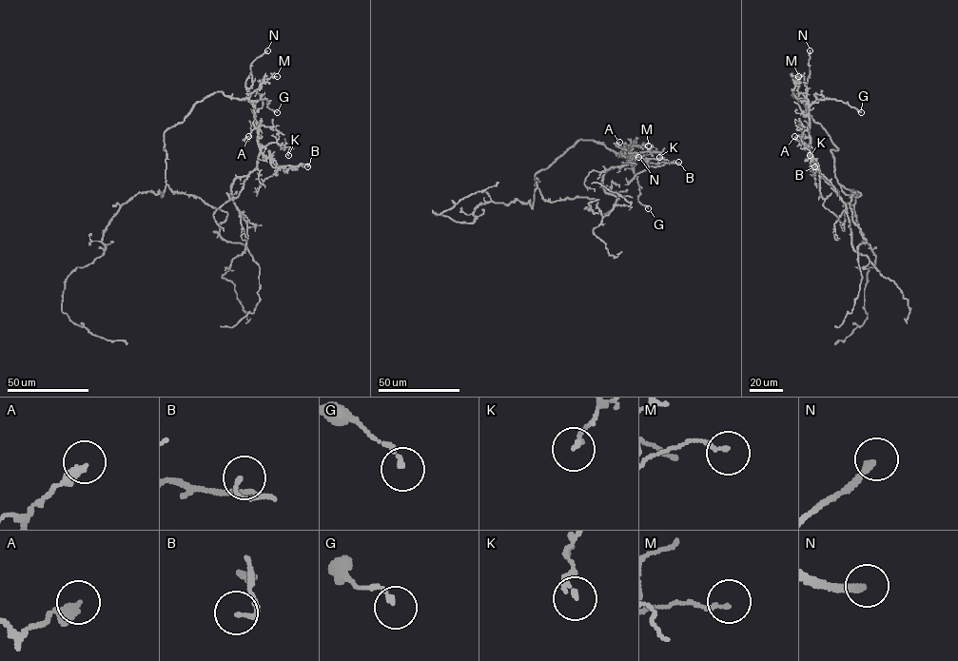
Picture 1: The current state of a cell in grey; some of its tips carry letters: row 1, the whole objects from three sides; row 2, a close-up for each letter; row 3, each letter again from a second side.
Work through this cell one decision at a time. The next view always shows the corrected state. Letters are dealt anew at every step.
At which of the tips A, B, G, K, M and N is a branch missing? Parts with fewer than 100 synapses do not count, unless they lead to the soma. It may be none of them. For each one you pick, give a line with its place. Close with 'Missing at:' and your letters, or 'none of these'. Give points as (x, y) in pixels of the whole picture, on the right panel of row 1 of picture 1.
N: place (810, 50)
Missing at: N

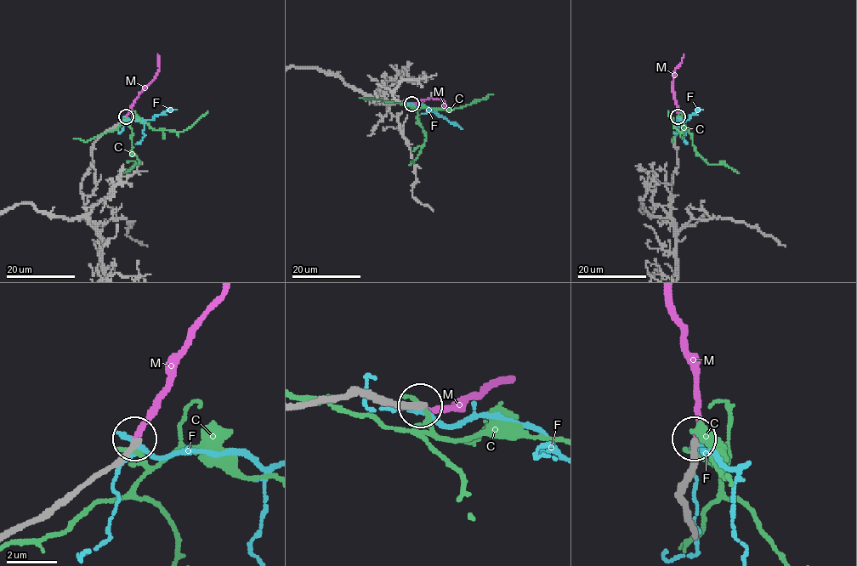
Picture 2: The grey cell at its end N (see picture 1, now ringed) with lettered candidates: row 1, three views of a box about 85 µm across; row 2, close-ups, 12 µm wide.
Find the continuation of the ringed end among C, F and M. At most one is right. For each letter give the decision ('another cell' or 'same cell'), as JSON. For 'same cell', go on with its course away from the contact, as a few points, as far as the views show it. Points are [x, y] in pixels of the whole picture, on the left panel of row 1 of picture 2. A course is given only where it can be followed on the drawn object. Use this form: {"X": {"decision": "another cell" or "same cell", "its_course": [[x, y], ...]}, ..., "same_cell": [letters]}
{"C": {"decision": "another cell"}, "F": {"decision": "another cell"}, "M": {"decision": "same cell", "its_course": [[126, 116], [130, 106], [155, 76], [159, 68], [158, 54]]}, "same_cell": ["M"]}

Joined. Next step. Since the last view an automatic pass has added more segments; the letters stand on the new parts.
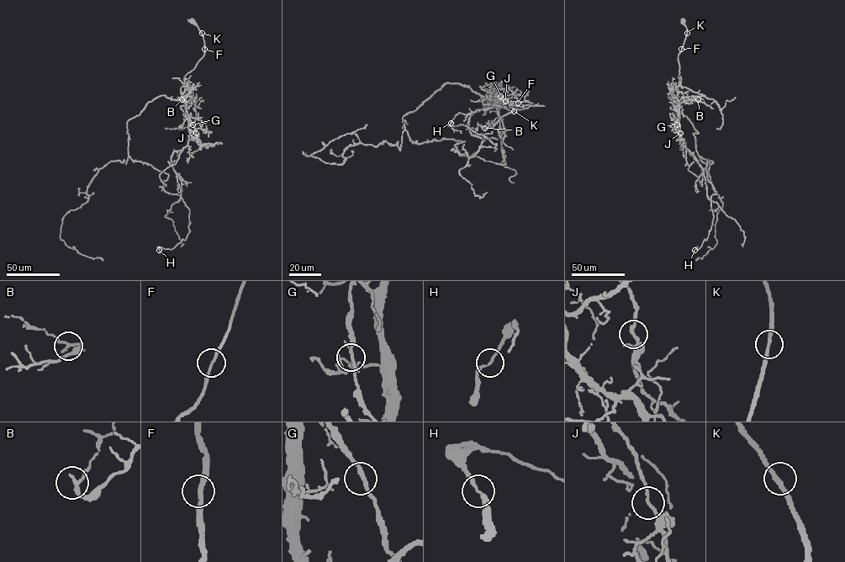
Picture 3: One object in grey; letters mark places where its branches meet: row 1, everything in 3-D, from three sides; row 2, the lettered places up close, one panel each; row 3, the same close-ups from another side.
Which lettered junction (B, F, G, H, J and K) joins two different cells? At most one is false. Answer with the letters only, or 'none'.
J

